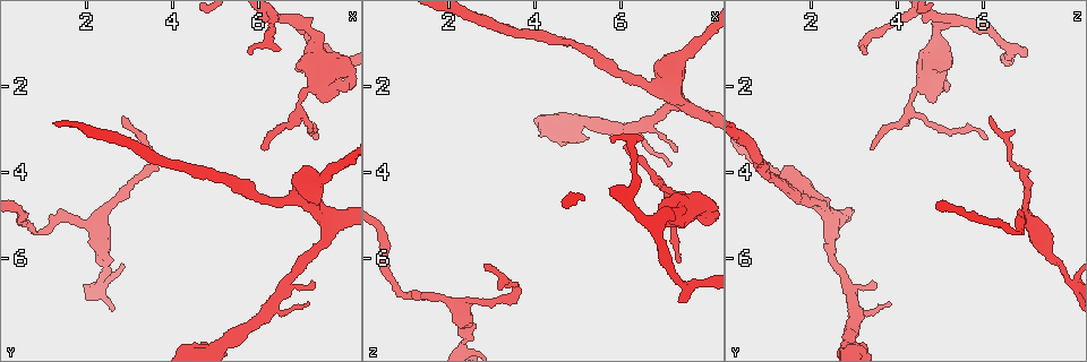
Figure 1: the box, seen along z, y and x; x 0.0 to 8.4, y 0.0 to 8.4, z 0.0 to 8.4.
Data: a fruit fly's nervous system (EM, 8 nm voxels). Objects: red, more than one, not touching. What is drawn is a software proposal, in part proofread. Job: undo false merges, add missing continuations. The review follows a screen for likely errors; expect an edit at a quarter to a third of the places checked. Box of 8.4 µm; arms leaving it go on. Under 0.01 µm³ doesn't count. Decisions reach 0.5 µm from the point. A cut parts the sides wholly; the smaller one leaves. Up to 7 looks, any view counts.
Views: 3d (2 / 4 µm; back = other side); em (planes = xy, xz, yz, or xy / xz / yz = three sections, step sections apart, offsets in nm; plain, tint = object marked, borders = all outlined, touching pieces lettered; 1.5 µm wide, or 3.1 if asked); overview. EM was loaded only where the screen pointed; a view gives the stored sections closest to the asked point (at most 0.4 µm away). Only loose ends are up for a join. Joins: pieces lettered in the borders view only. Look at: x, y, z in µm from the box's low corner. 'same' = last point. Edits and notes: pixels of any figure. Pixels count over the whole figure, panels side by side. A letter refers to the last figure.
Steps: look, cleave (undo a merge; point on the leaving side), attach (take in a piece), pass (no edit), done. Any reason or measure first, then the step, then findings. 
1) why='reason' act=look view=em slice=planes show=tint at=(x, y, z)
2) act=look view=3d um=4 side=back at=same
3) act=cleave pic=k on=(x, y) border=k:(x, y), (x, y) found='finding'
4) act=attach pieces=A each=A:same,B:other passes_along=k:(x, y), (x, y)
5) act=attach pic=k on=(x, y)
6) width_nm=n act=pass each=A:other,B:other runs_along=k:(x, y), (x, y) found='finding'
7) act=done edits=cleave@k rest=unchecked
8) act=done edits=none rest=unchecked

why='a narrow waist' act=look view=3d um=2 at=(7.20, 3.05, 5.05)

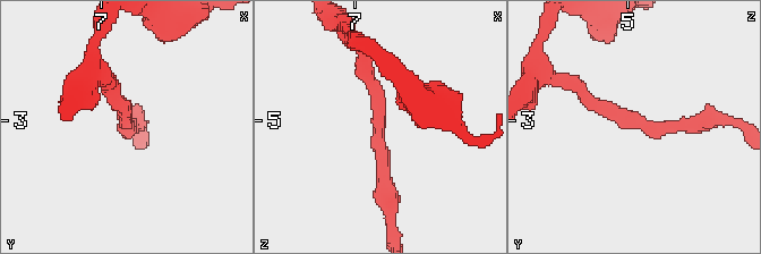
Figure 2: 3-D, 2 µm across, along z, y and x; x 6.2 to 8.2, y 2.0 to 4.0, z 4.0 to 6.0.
why='now the EM' act=look view=em slice=yz step=4 show=tint at=(7.18, 3.02, 5.04)

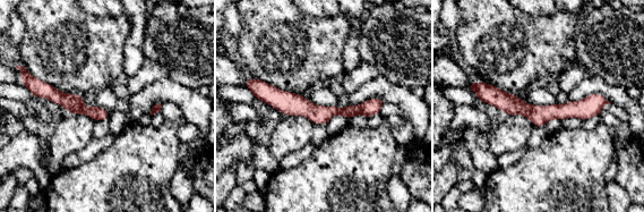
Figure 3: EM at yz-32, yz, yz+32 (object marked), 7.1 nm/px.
why='another direction' act=look view=em slice=planes show=borders at=same

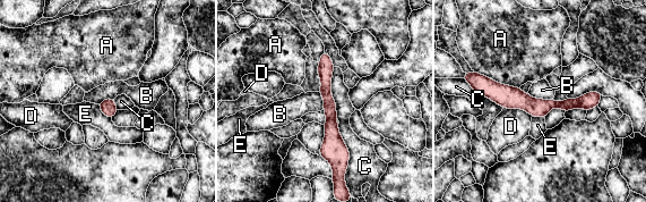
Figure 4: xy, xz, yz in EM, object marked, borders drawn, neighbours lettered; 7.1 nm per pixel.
longest_contact=C:360nm act=pass each=A:other,B:other,C:other,D:other,E:other runs_along=4:(466, 76), (530, 104), (583, 104) found='one neuron here'

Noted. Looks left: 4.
why='branch stops here' act=look view=3d um=4 at=(6.10, 3.45, 3.40)

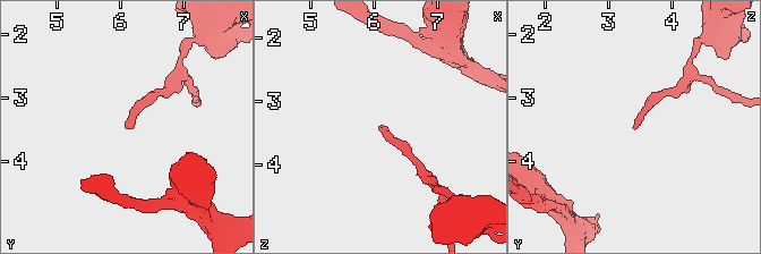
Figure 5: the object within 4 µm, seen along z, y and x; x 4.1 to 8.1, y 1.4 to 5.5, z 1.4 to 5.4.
why='shape alone is not enough' act=look view=em slice=yz step=8 show=tint at=(6.20, 3.50, 3.40)

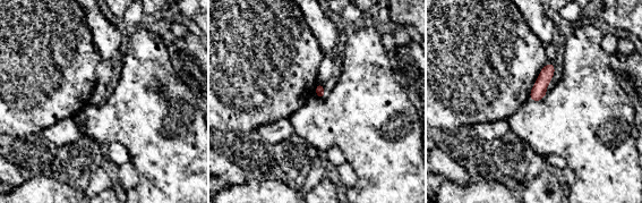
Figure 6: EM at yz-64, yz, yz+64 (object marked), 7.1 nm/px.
act=look view=em slice=planes show=borders at=same

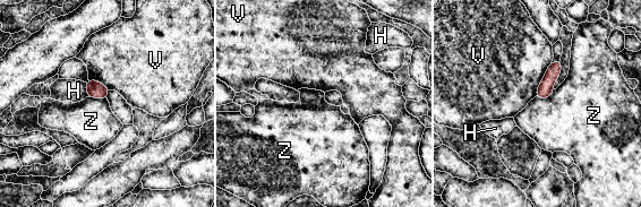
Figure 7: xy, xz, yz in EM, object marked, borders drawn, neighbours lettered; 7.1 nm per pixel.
act=pass each=H:other,V:other,Z:other found='no lettered piece goes on from it'

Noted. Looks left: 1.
act=done edits=none rest=unchecked

